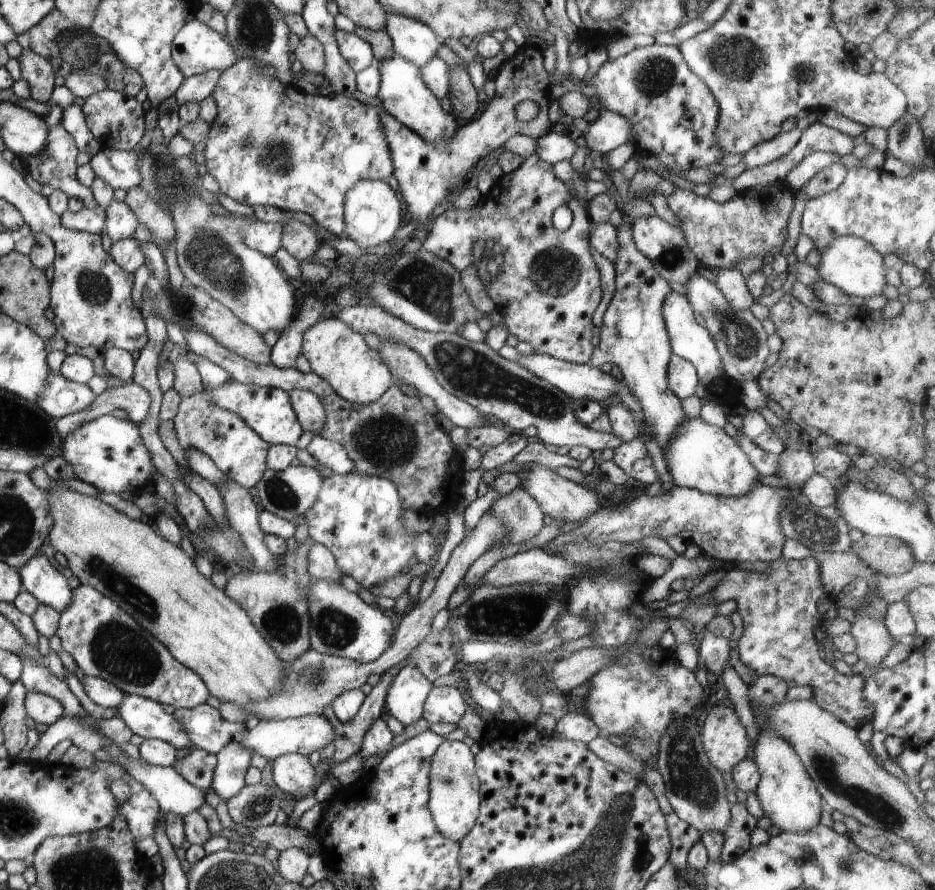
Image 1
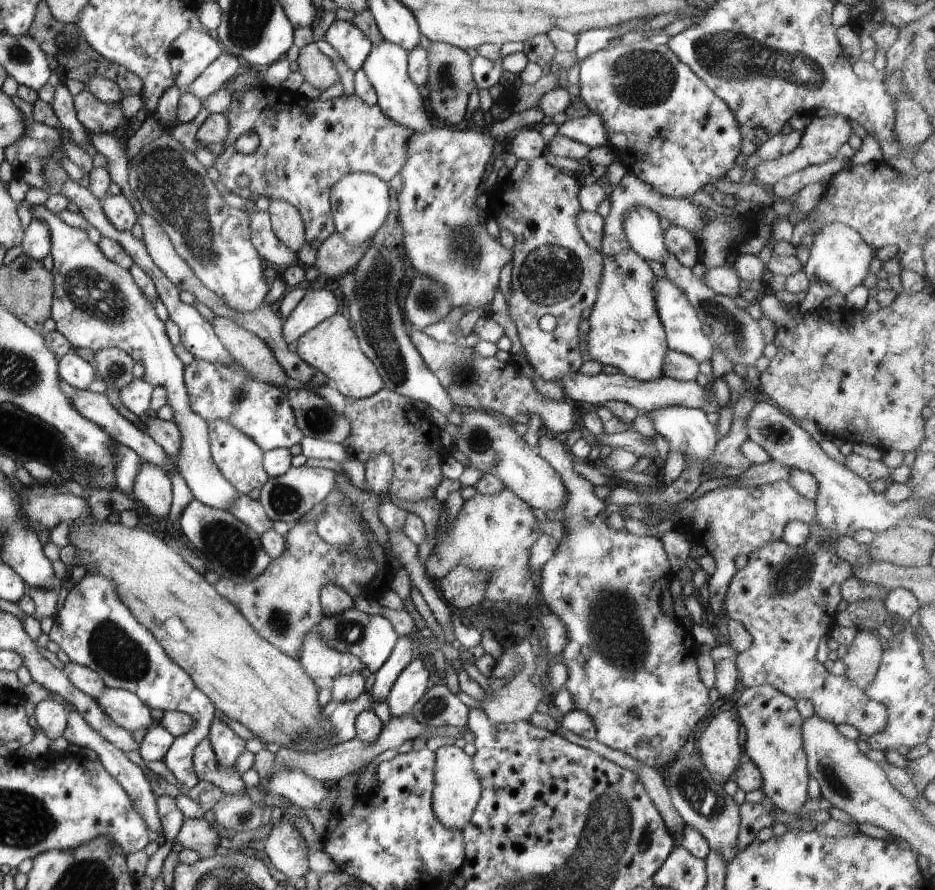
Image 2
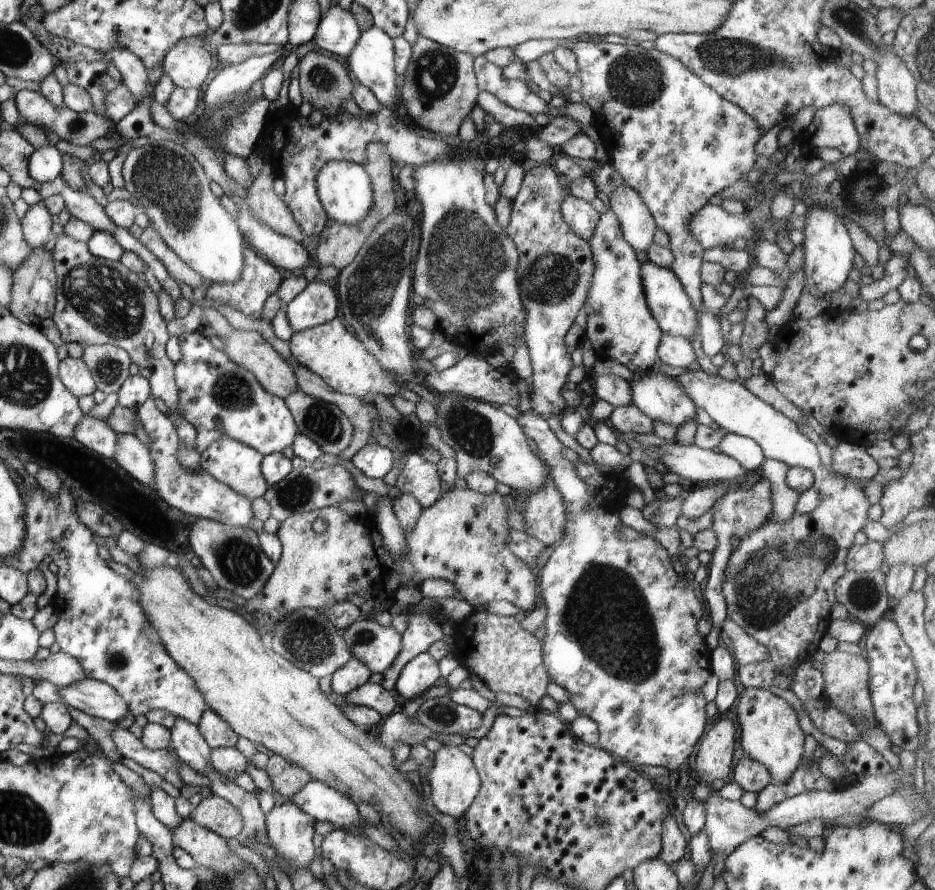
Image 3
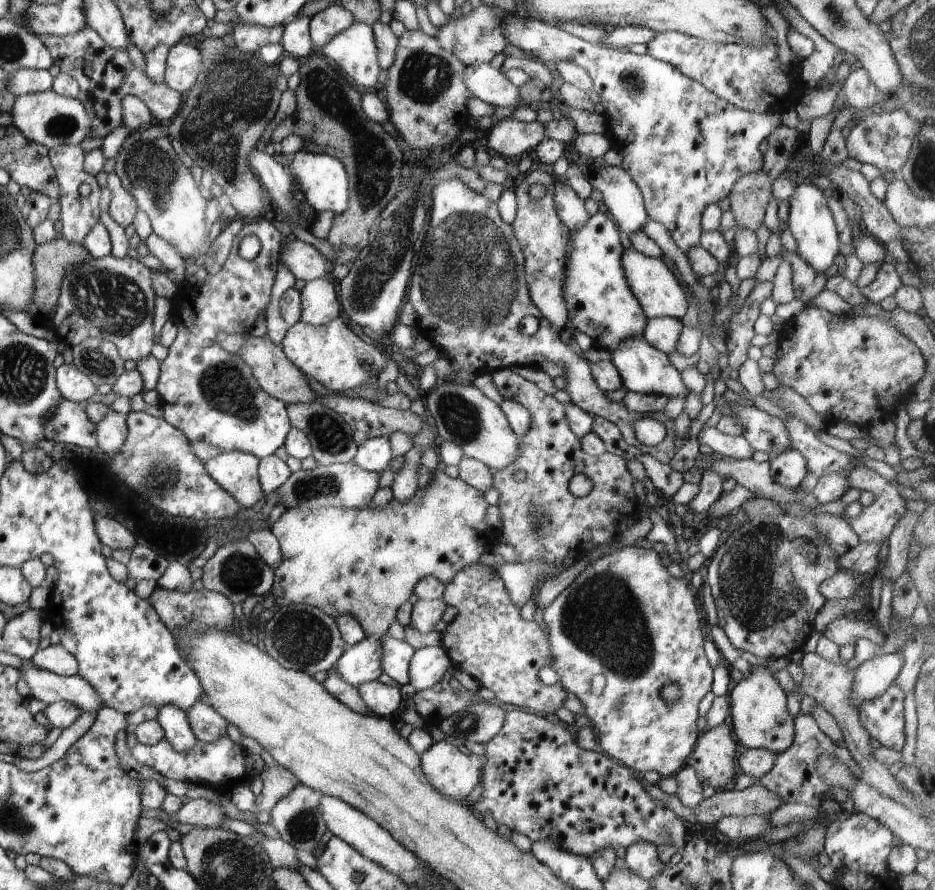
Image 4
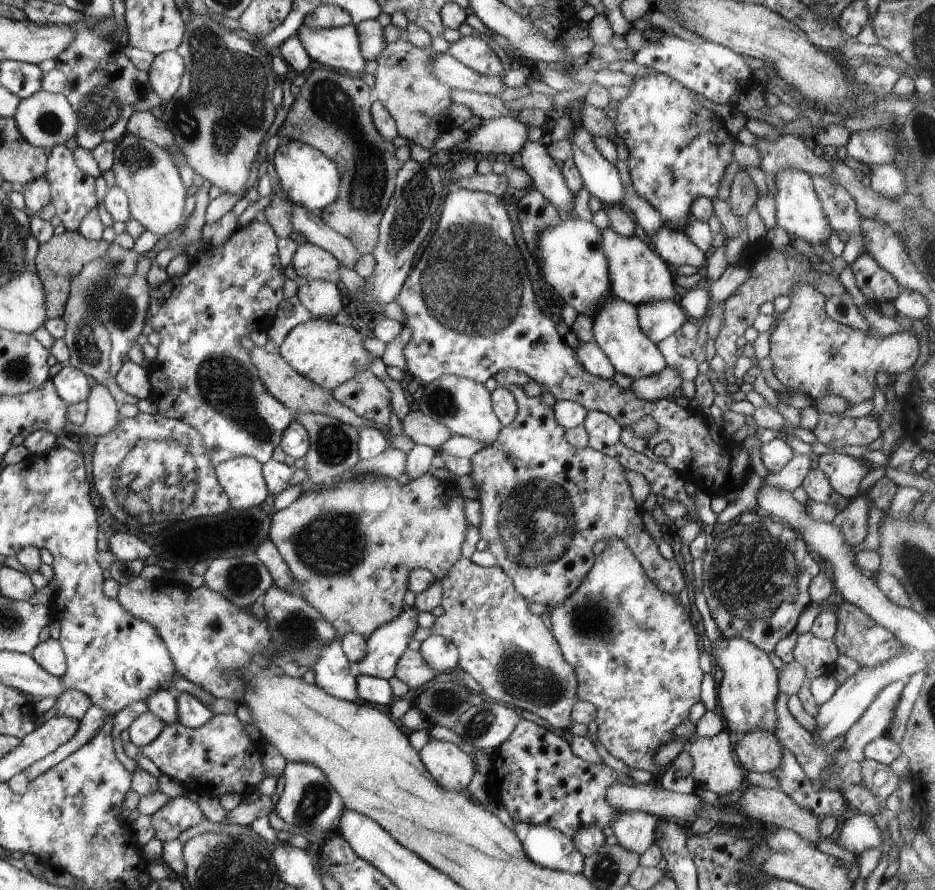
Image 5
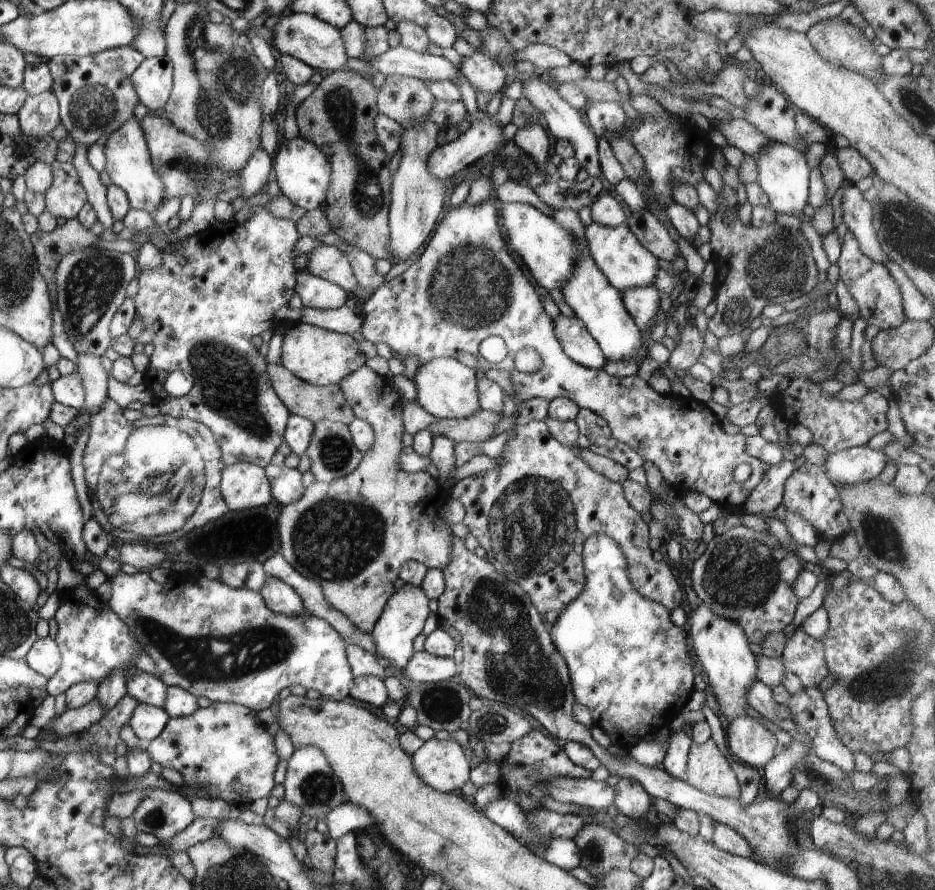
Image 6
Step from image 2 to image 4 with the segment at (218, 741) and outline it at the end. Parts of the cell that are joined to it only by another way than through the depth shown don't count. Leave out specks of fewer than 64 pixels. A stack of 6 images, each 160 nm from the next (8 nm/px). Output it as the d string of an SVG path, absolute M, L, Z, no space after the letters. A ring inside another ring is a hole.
M198 699L187 711L191 729L198 741L215 741L226 735L229 722L216 709Z

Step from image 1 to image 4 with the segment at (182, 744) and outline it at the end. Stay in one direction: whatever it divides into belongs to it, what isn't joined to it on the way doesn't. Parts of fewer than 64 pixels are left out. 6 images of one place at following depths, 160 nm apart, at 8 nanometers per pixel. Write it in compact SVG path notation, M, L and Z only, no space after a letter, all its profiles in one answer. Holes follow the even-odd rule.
M31 660L22 661L22 666L18 669L21 680L24 682L30 698L42 700L47 705L58 701L68 701L77 704L84 712L97 711L103 706L99 692L96 692L93 686L81 676L62 676L53 672L38 668Z

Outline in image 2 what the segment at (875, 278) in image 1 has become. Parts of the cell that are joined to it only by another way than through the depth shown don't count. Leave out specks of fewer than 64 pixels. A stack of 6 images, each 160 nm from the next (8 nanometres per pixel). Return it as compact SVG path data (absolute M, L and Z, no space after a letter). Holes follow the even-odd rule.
M838 222L824 226L824 228L814 236L814 242L812 242L812 246L810 246L809 250L808 261L803 266L803 272L806 274L810 286L808 286L806 298L799 304L799 311L801 313L812 313L817 308L821 308L824 300L836 295L838 292L846 295L854 290L854 288L863 286L863 282L870 272L870 264L872 259L875 258L875 253L876 250L864 242L860 234L850 226Z

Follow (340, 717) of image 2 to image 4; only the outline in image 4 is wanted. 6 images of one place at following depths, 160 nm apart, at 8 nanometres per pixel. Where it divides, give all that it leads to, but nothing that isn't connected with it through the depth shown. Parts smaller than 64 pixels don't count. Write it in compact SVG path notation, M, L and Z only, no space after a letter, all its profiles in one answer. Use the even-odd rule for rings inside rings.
M378 679L362 683L358 688L370 712L378 716L390 716L405 705L406 696L402 696L399 688L386 685Z

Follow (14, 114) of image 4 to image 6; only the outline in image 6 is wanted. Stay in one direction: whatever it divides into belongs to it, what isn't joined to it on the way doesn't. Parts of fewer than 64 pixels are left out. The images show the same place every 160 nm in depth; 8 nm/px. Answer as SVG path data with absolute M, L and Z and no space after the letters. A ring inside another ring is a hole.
M52 90L30 95L16 116L24 134L29 137L51 136L52 130L61 123L59 102Z

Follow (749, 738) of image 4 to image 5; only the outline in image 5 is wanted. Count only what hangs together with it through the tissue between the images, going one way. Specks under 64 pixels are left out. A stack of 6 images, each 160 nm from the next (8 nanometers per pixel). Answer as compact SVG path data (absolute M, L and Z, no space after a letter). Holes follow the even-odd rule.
M721 634L718 640L711 642L711 648L713 666L715 668L720 666L724 672L723 678L717 684L717 704L720 706L720 710L722 710L720 716L726 720L726 726L738 733L738 735L753 731L754 729L773 732L777 719L775 700L780 692L777 685L779 672L772 665L770 658L751 642L740 637L728 638Z

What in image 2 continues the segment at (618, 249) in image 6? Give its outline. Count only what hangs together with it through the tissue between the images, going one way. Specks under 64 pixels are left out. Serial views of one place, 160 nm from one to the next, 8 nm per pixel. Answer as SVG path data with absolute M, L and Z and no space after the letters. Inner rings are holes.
M657 277L652 288L655 290L656 312L663 324L669 348L693 356L699 364L704 361L711 362L714 342L710 336L704 334L702 331L704 322L699 319L696 308L687 299L684 291L668 277Z

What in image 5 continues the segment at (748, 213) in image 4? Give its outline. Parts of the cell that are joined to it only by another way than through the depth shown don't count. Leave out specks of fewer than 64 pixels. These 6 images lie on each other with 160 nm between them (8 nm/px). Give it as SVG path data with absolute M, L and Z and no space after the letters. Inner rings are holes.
M740 168L732 180L730 196L726 200L734 214L744 220L758 197L759 190L756 188L751 176L744 168Z

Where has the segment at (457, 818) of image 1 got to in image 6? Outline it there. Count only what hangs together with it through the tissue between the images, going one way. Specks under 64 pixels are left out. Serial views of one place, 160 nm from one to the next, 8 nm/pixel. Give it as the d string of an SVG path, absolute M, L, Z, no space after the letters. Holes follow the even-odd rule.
M433 737L411 754L416 774L434 790L441 793L460 793L461 786L469 781L471 766L461 744L452 739L439 740Z

